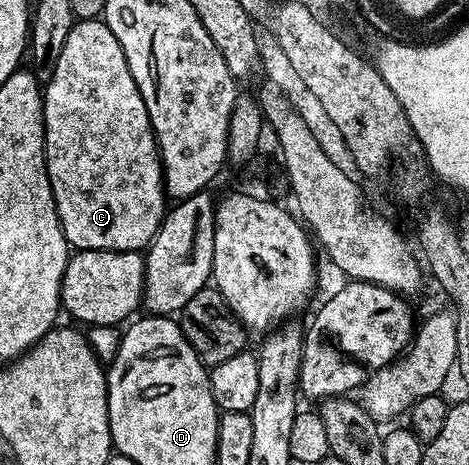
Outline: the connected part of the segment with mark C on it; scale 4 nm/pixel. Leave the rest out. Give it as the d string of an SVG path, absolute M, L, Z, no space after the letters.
M80 20L73 25L70 36L66 36L66 45L62 47L62 56L58 56L58 64L54 68L52 79L43 87L43 91L46 172L50 176L50 188L54 192L62 232L66 236L69 247L76 250L143 251L160 230L160 225L164 223L166 213L166 205L164 206L164 202L166 203L164 168L160 164L160 148L156 145L156 137L152 131L150 116L146 112L146 104L142 100L142 92L138 92L138 84L134 84L134 76L130 76L130 68L126 64L122 44L118 44L114 32L110 32L110 28L104 21Z

